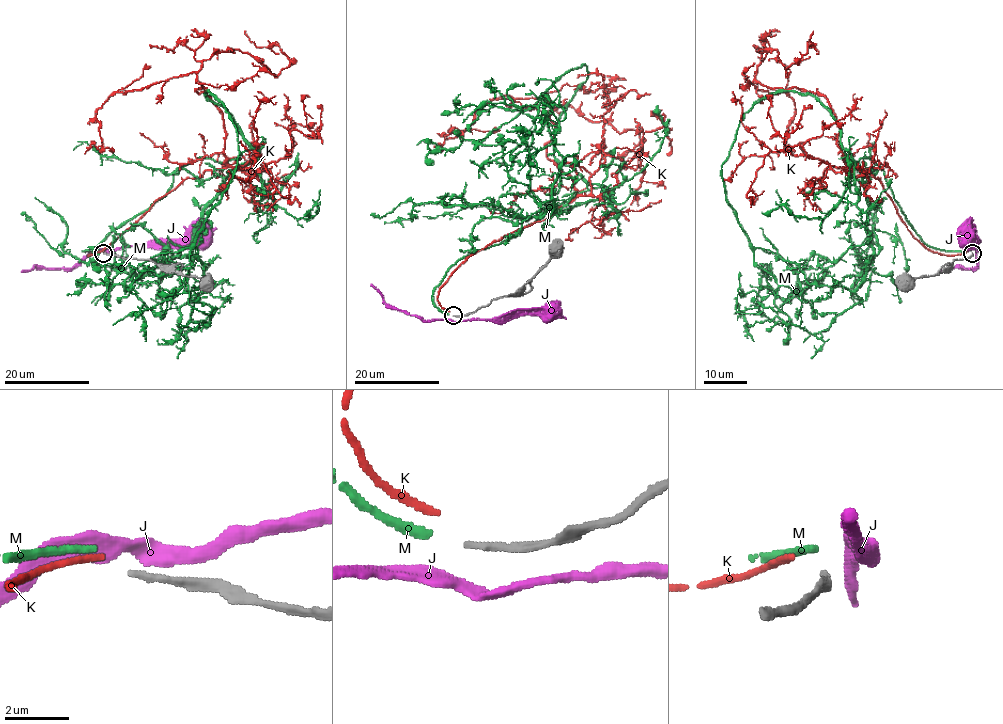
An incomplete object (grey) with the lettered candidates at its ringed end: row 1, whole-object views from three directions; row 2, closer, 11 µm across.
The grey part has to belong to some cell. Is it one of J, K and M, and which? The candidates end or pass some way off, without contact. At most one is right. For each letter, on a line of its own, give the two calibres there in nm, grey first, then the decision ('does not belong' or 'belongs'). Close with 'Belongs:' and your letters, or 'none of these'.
J: 200 nm thick on the grey side, 400 nm on the other; does not belong
K: 200 nm thick on the grey side, 200 nm on the other; does not belong
M: 200 nm thick on the grey side, 260 nm on the other; does not belong
Belongs: none of these

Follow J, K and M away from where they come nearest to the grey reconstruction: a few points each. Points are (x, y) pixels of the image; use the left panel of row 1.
J: (101, 251), (191, 240), (197, 235)
K: (100, 251), (87, 255), (226, 166), (223, 116), (180, 74), (113, 93), (97, 110), (103, 147), (84, 153)
M: (99, 250), (83, 250), (177, 170), (247, 150), (208, 91), (239, 157), (196, 241), (67, 295)

